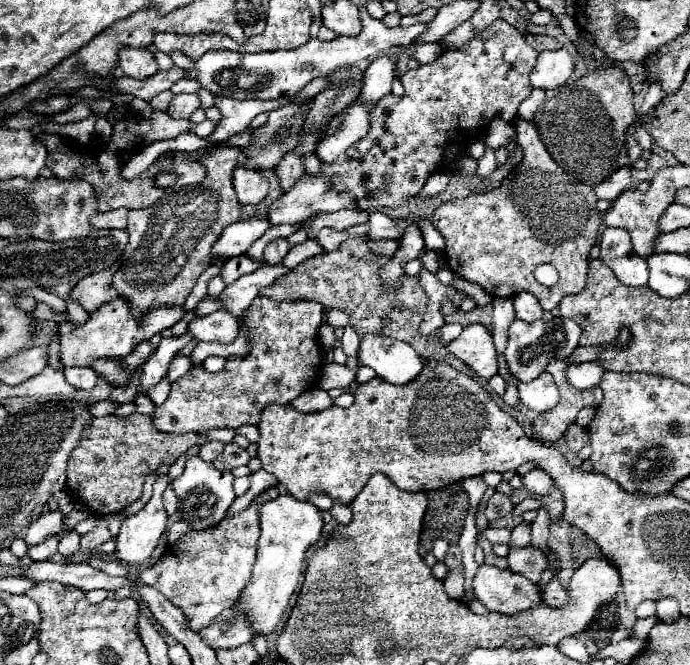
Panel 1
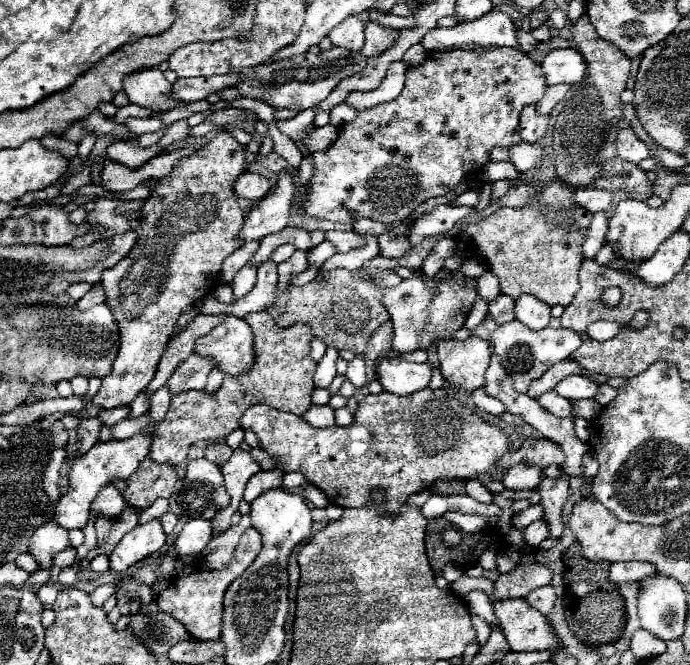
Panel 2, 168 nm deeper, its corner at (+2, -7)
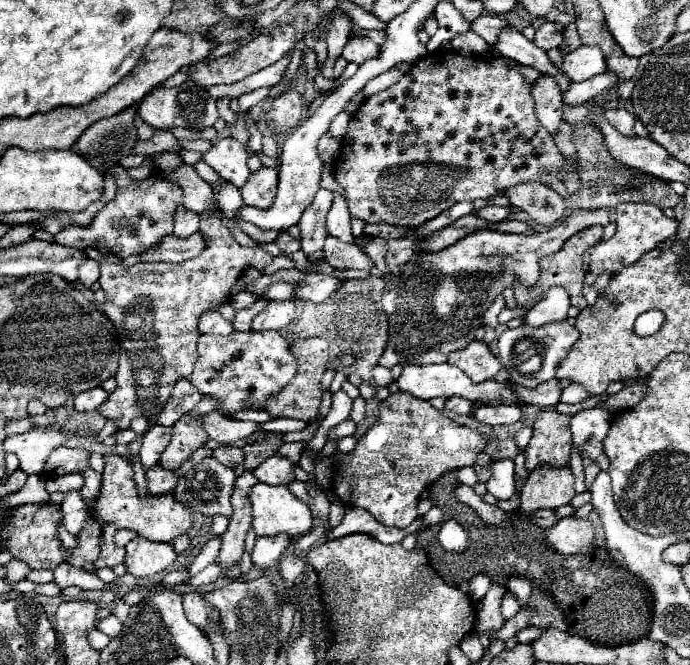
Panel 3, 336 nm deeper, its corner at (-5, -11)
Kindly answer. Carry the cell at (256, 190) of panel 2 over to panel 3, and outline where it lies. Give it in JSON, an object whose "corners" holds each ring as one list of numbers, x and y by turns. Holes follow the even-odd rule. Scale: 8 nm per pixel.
{"corners":[[262,167,248,177,248,181,240,189,240,193,242,193,242,199,246,205,266,209,274,203,276,189,278,189,278,171,270,169,270,167]]}

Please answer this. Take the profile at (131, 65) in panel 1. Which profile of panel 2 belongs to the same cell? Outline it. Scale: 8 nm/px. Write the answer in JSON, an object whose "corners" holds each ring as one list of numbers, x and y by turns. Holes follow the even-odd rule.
{"corners":[[157,67,133,71,127,75,127,79,123,79,123,89,131,103,149,107,153,111,167,111,181,105,181,101,171,99,171,83,167,83,161,69]]}

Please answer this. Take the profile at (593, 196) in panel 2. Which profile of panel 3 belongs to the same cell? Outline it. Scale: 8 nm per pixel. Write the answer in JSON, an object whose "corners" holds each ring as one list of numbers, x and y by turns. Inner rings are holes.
{"corners":[[594,209,594,211,574,211,568,215,558,227,544,231,540,235,516,235,516,233,498,233,498,231,476,231,466,235,466,239,454,243,452,247,438,251,438,253,418,253,406,267,402,267,398,283,394,289,384,293,382,297,382,309,388,315,388,343,384,353,378,359,378,365,382,367,394,367,394,365,430,365,430,363,446,363,448,355,452,351,458,351,466,347,470,341,474,341,474,331,482,325,484,311,494,303,498,295,506,287,512,287,514,281,522,283,524,287,536,285,540,277,540,265,538,261,546,255,556,253,572,235,578,231,602,225,606,227,608,211,606,209]]}

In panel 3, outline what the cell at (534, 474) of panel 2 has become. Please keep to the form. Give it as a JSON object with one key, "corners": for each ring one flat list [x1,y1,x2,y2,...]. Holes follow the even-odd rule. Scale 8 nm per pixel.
{"corners":[[494,459,490,463,492,475,486,481,488,493,492,493,496,499,510,499,514,495,514,463,510,459]]}

